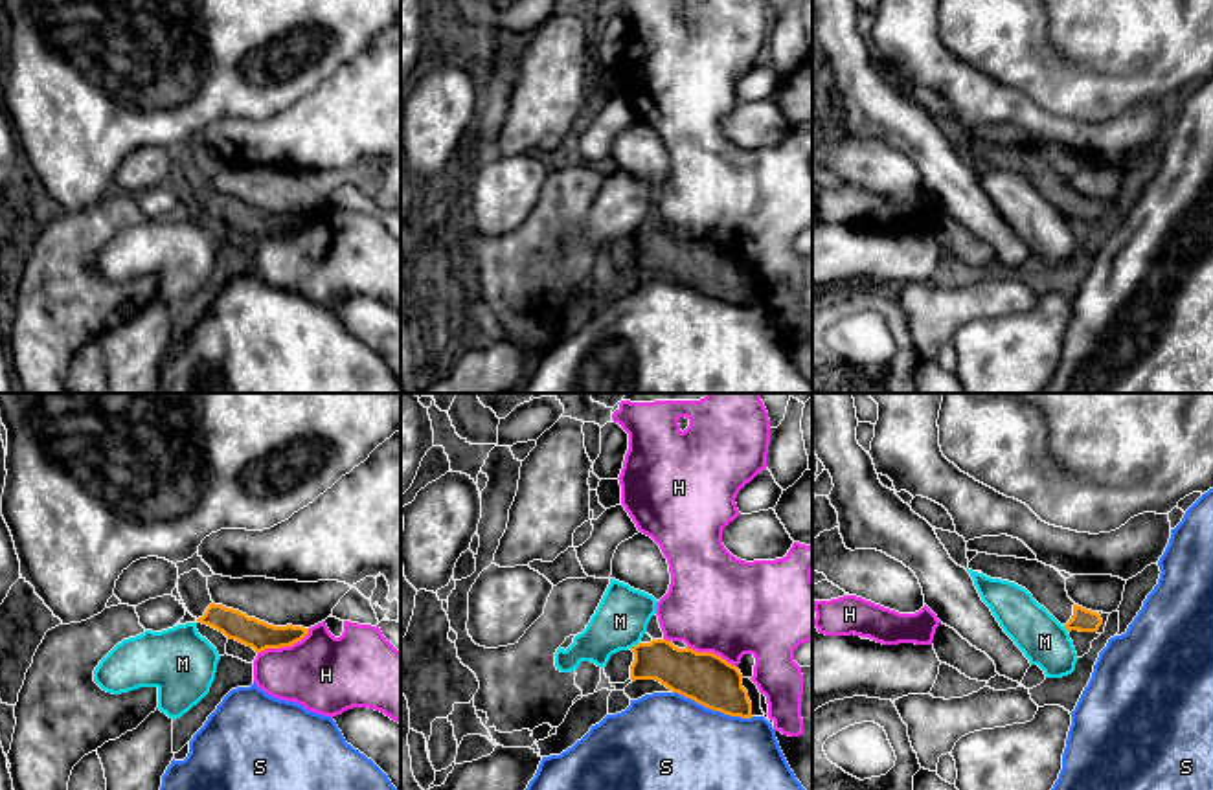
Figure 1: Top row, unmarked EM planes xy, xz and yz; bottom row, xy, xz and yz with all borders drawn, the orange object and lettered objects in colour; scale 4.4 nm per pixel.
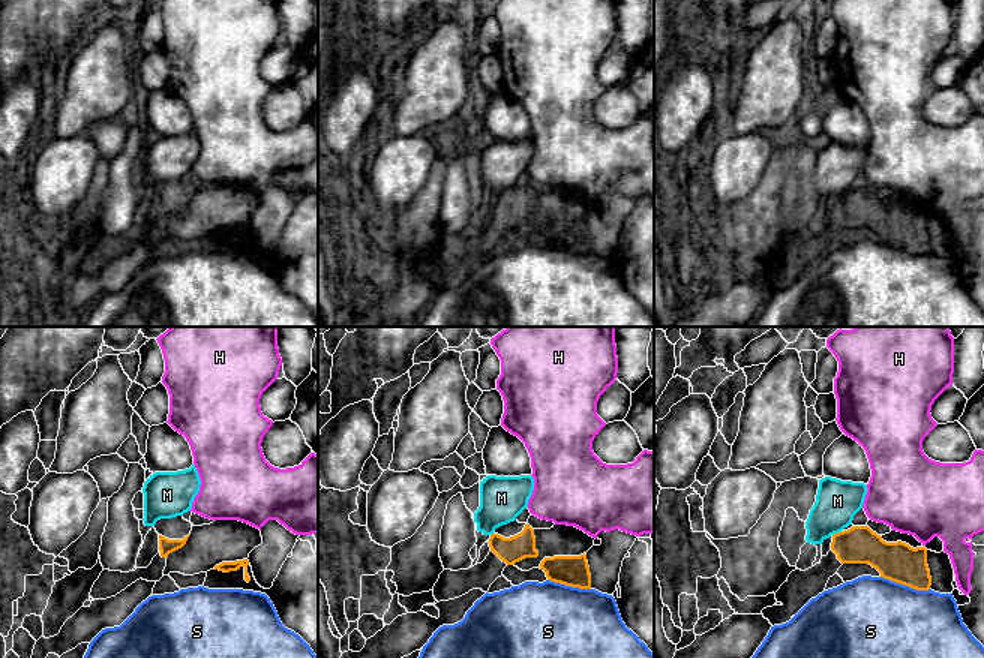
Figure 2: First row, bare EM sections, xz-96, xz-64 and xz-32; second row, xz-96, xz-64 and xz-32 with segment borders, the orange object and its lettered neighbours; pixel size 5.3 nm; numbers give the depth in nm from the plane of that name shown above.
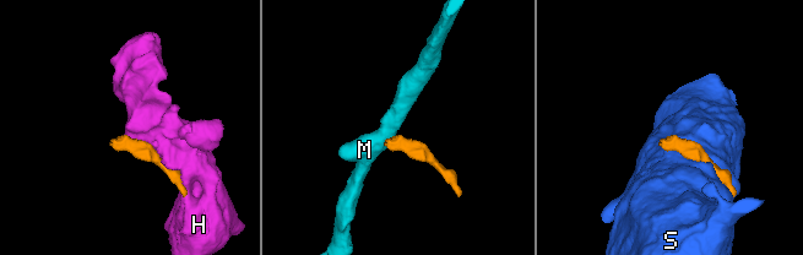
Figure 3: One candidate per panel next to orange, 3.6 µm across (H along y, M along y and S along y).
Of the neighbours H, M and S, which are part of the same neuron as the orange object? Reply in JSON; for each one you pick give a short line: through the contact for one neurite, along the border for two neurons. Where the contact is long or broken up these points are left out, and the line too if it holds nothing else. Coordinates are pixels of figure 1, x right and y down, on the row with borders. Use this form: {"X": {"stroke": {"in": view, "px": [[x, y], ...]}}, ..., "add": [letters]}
{"add": []}

